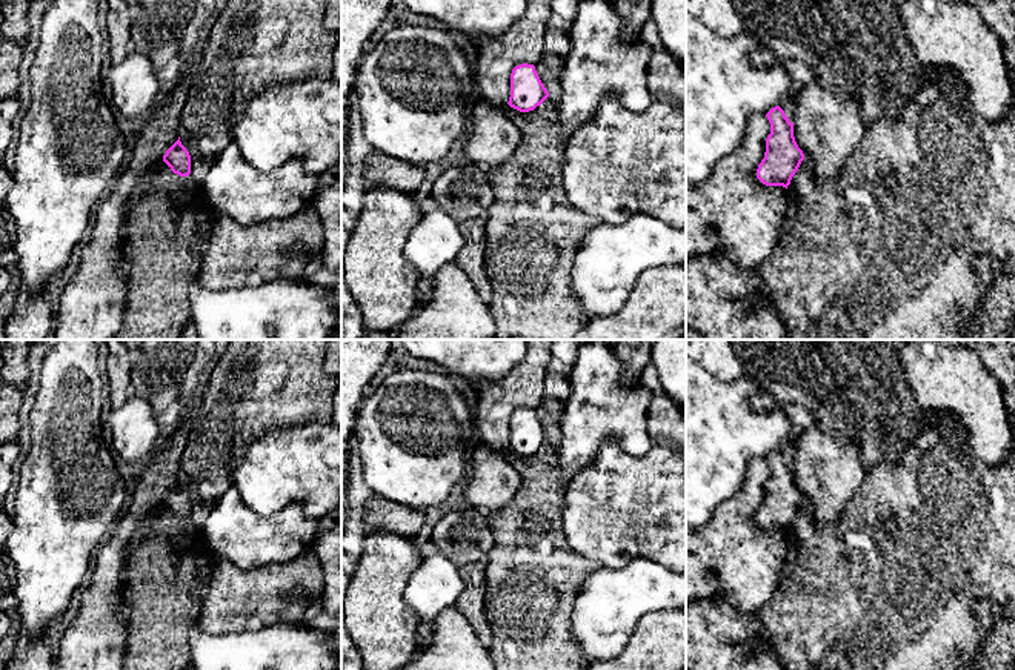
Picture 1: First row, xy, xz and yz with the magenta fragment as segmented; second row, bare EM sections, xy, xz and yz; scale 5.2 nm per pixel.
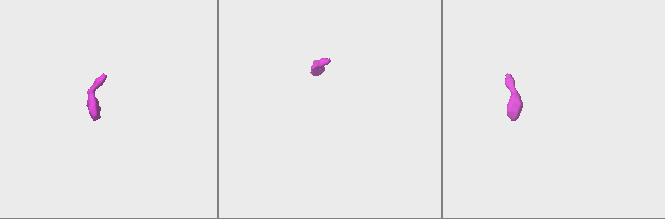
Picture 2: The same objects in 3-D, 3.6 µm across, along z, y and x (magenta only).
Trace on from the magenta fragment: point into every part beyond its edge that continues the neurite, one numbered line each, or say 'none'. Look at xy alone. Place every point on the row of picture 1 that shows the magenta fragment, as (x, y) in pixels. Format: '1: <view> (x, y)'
none

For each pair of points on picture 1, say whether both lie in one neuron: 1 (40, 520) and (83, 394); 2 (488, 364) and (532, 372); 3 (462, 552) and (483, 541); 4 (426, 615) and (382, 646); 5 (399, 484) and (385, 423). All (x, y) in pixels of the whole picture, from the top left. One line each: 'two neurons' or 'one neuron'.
1: one neuron
2: two neurons
3: one neuron
4: two neurons
5: one neuron

